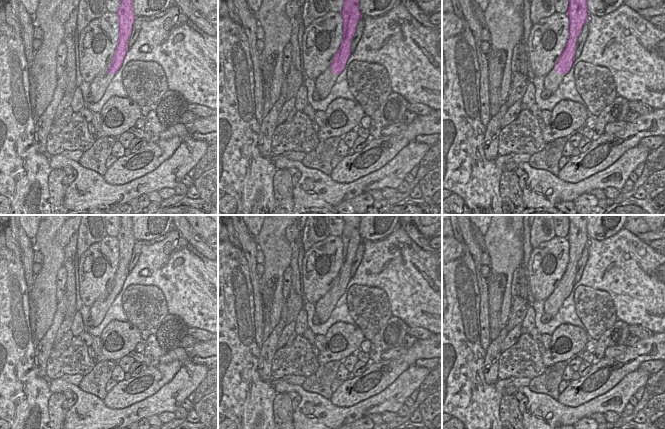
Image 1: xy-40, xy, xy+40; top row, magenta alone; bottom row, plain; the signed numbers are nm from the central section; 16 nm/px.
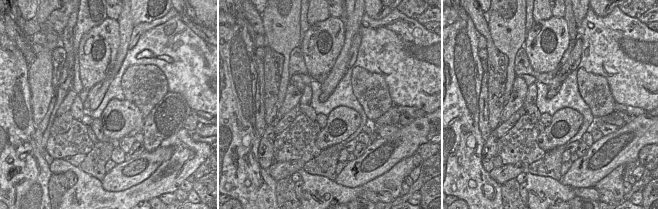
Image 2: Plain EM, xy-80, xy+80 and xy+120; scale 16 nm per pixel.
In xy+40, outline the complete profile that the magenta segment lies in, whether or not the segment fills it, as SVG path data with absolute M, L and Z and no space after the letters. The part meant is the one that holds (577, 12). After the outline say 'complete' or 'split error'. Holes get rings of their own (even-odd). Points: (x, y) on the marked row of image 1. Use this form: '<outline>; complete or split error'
M569 0L567 16L569 18L569 37L567 44L557 63L544 76L544 89L549 90L551 94L557 90L563 77L569 72L575 61L576 42L588 17L587 0Z; split error

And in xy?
M344 0L341 15L343 18L343 40L335 54L331 65L315 80L315 91L319 94L320 100L325 99L336 79L344 70L351 55L351 42L356 32L356 27L362 15L359 10L360 0Z; split error

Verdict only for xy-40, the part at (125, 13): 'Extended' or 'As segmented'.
Extended.

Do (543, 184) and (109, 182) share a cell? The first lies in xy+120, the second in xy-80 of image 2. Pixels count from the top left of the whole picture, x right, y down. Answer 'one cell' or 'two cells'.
two cells

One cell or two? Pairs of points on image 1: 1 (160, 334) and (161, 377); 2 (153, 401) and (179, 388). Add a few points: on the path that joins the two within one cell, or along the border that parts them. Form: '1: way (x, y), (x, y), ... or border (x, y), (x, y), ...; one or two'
1: border (159, 362), (153, 366), (145, 367); two
2: way (159, 401), (167, 399), (173, 393); one

